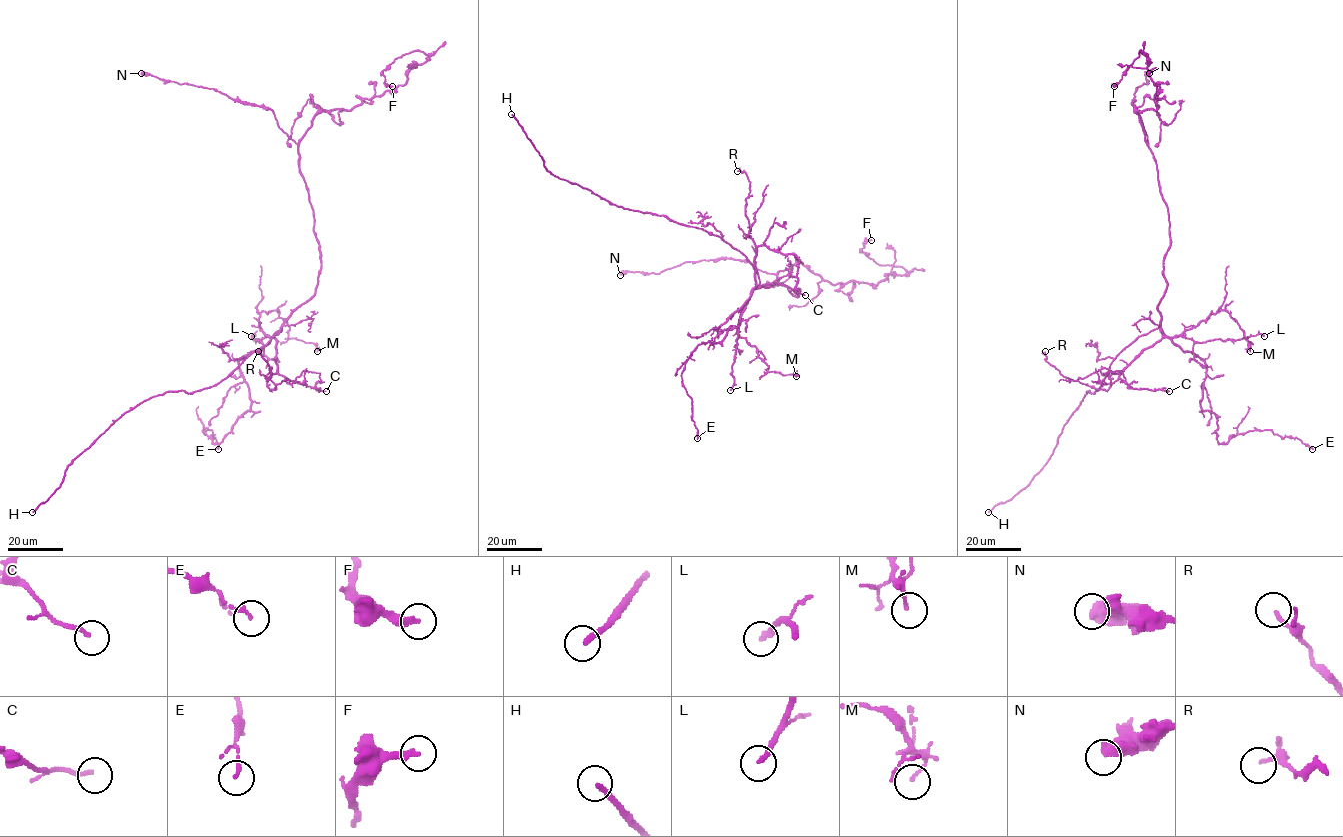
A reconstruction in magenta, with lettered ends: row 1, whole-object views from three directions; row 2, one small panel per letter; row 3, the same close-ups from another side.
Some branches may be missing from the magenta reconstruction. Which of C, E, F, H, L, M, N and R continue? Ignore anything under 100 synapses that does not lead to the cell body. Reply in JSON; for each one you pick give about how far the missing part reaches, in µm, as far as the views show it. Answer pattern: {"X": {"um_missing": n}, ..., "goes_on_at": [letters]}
{"H": {"um_missing": 60}, "goes_on_at": ["H"]}

